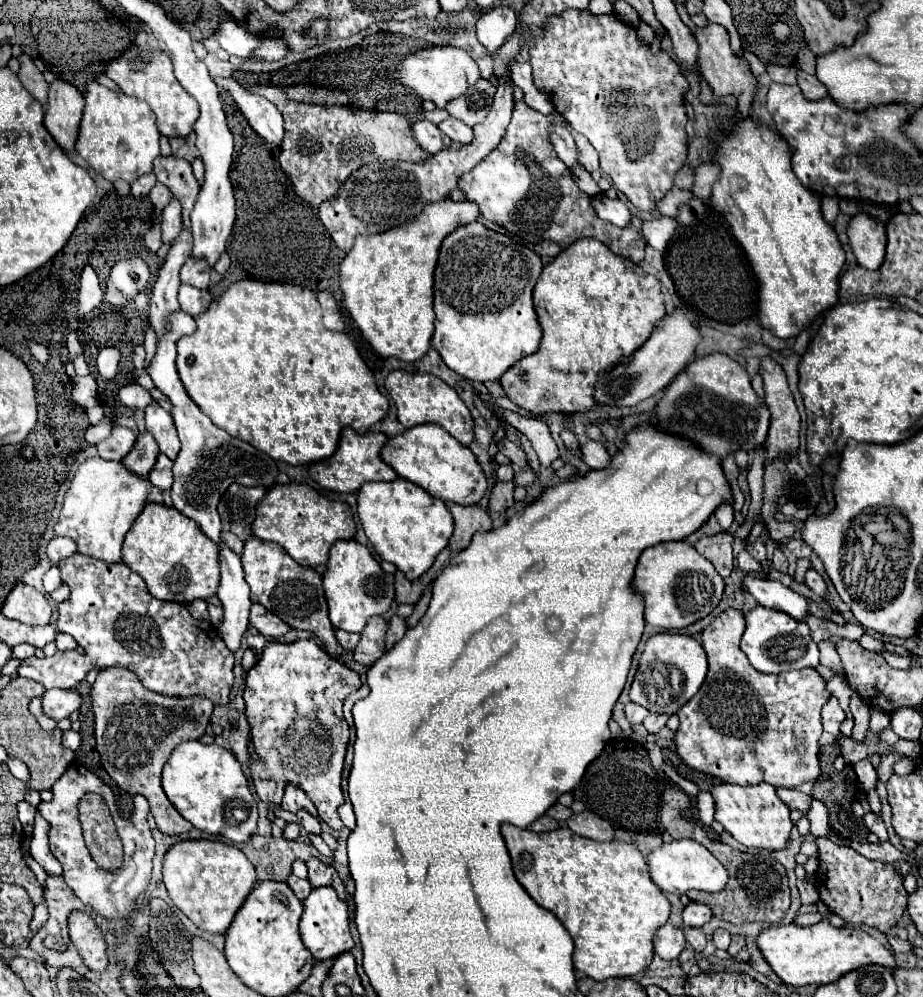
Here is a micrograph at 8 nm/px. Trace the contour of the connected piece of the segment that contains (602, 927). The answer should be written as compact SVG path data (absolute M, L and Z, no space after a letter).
M510 823L502 825L502 837L506 841L516 879L538 905L552 911L560 919L574 939L576 951L572 953L572 959L576 969L588 973L588 977L596 981L604 981L608 977L630 977L650 965L654 957L652 937L658 927L668 921L670 903L660 887L650 879L648 865L632 843L616 839L610 843L596 843L574 835L568 827L550 833L534 833Z

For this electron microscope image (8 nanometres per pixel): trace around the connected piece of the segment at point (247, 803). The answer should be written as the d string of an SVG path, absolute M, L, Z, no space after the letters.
M200 741L180 743L170 755L162 771L162 787L170 803L188 819L196 829L224 835L234 843L248 841L258 825L258 807L250 791L242 765L232 751L220 745L204 745Z

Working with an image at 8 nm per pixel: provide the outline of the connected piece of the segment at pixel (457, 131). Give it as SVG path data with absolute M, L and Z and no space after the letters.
M448 117L448 121L442 121L438 127L442 133L446 133L456 143L472 143L474 141L474 131L454 117Z

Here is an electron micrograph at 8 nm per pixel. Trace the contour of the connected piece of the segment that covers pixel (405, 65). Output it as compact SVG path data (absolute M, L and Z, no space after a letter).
M430 47L422 49L402 61L402 65L396 71L396 79L402 81L406 87L418 93L418 97L428 99L436 103L436 107L446 107L448 101L464 95L468 87L476 85L480 79L480 69L476 61L458 47Z

